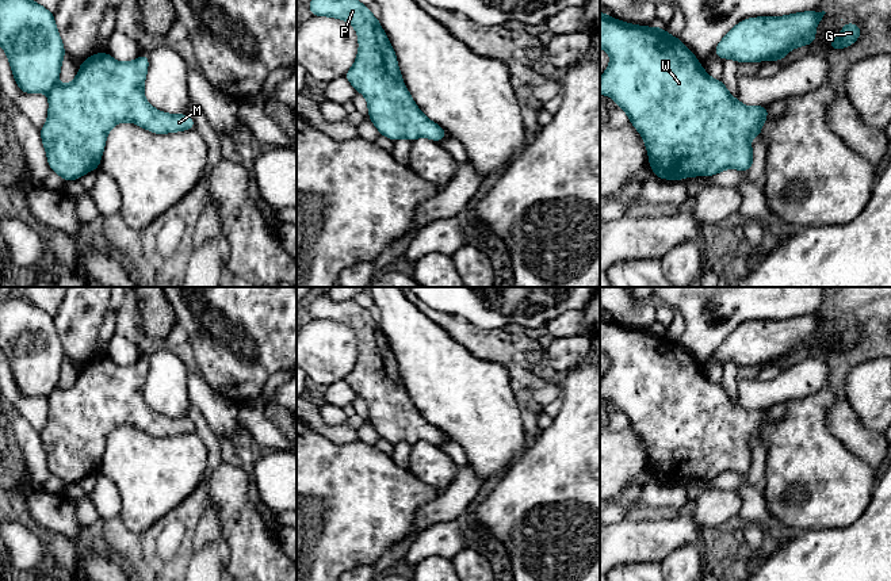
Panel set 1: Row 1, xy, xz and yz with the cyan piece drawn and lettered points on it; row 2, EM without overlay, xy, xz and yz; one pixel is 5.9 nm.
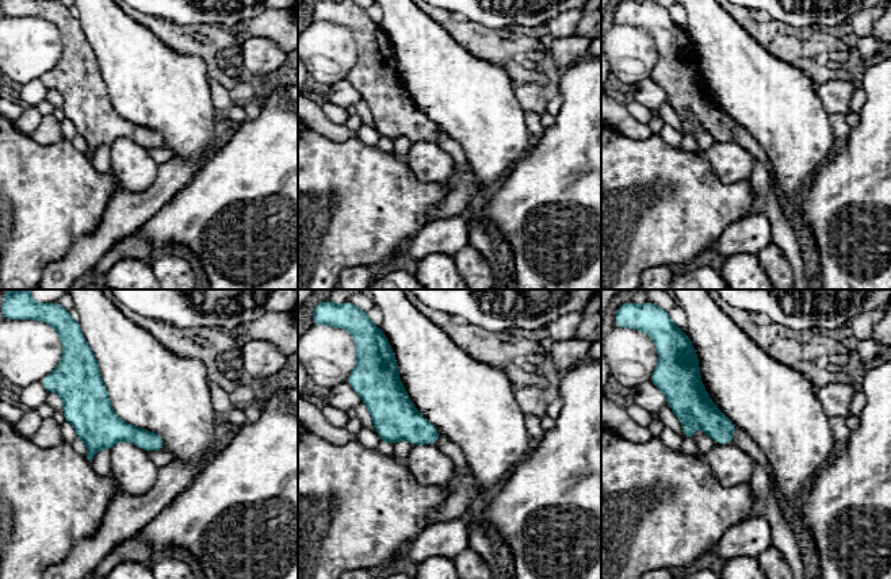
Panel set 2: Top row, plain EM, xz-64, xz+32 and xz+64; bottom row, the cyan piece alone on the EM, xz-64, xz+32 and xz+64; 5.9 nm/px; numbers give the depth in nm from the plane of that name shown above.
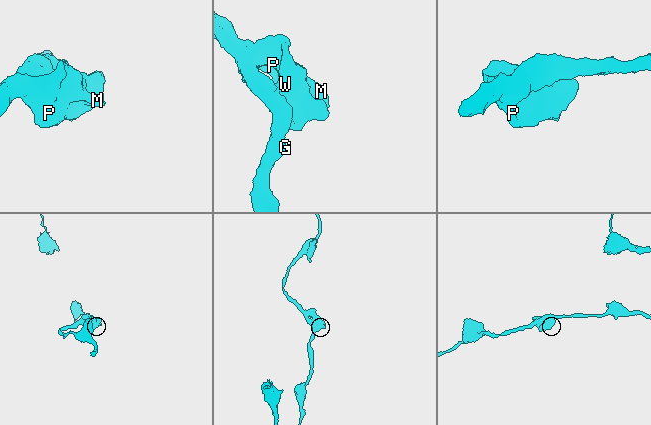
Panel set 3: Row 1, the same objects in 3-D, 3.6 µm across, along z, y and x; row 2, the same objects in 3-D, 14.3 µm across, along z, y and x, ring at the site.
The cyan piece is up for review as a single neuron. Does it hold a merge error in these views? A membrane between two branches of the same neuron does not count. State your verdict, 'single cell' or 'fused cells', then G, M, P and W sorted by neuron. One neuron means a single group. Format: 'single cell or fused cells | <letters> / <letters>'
single cell | G M P W

